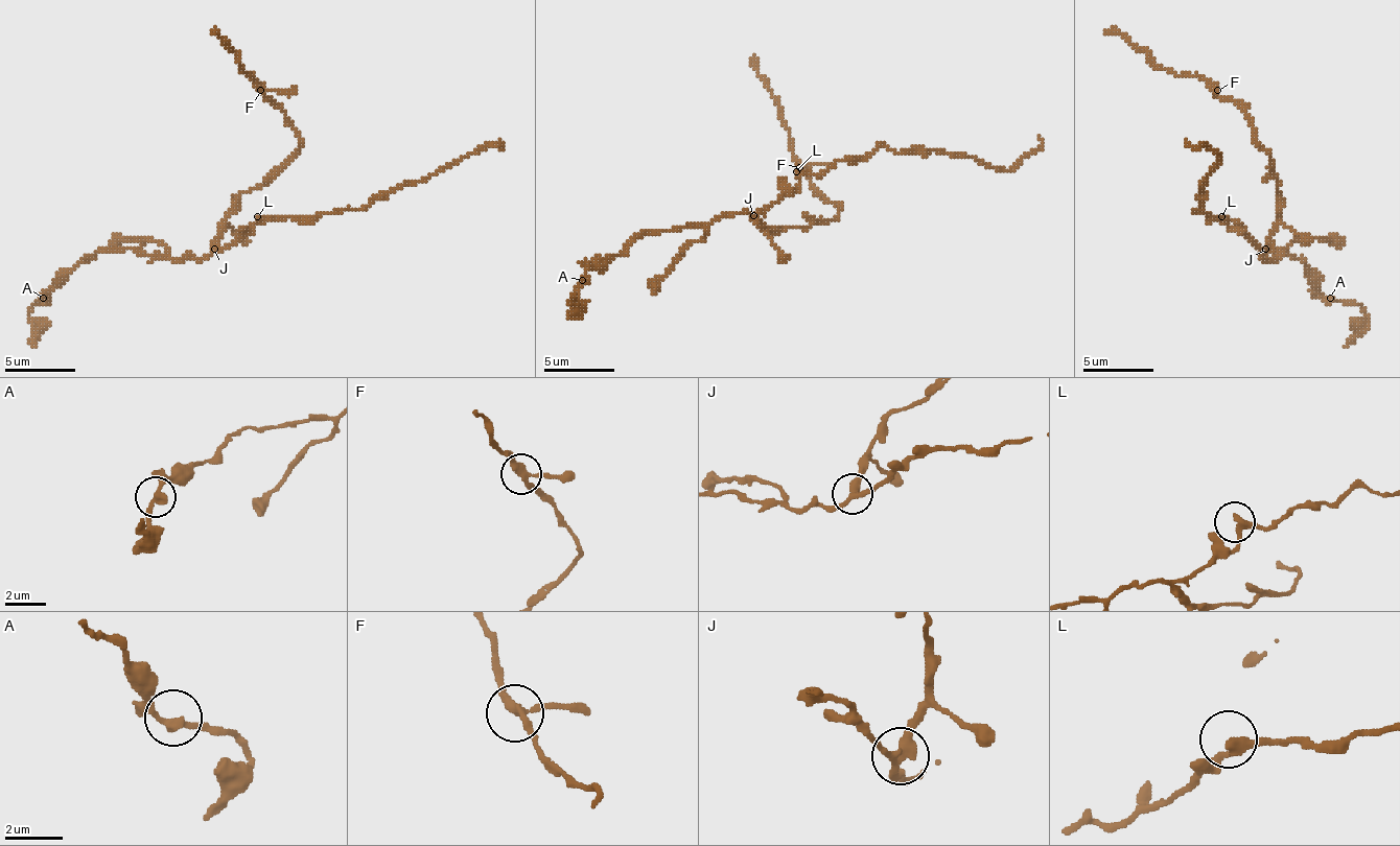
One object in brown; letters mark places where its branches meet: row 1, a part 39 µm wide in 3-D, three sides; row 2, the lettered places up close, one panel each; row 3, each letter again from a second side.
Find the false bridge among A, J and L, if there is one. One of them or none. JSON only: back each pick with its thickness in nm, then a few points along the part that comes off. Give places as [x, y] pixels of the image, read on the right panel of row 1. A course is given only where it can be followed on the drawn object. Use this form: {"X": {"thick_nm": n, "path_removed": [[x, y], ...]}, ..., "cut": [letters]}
{"J": {"thick_nm": 300, "path_removed": [[1266, 249], [1277, 188], [1256, 133], [1204, 79], [1161, 69], [1105, 30]]}, "cut": ["J"]}

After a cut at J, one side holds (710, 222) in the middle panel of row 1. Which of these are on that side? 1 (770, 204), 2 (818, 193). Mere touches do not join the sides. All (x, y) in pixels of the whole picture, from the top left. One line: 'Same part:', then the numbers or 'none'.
Same part: 1

